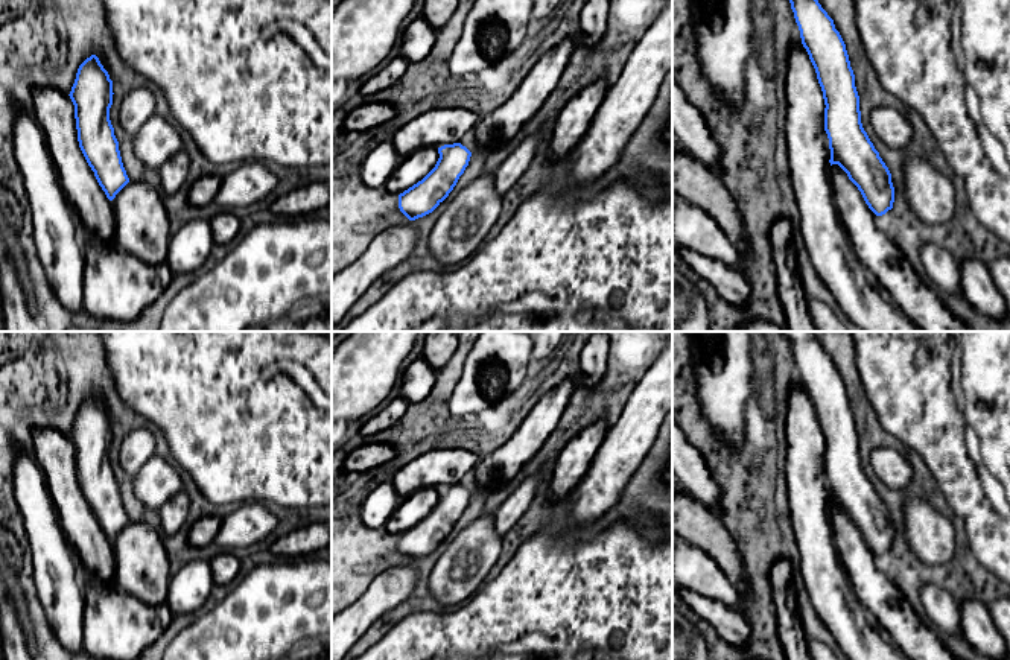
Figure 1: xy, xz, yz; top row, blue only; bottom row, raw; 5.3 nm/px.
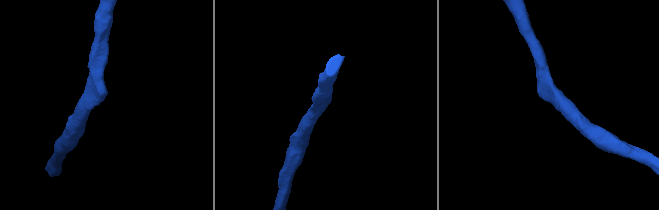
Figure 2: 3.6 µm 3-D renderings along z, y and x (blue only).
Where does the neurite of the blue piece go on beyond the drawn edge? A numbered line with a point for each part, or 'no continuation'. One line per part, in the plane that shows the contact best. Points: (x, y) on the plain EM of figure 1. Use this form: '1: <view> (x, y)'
no continuation

